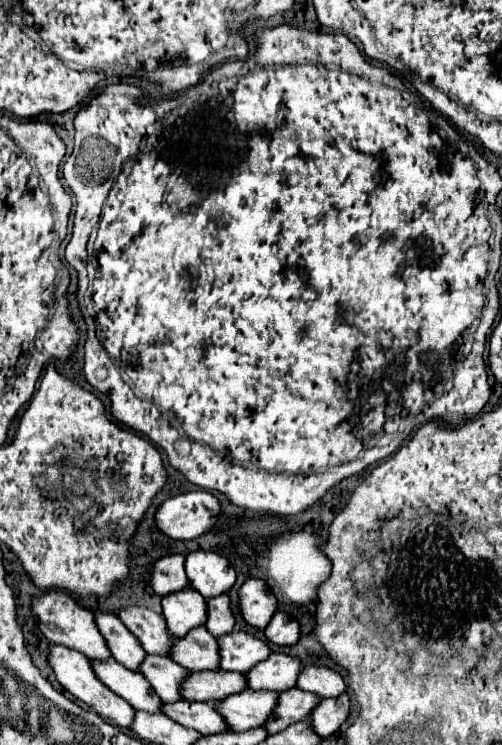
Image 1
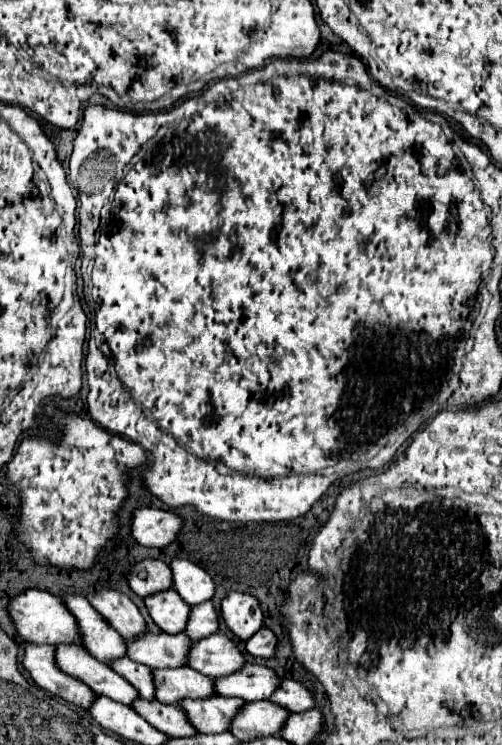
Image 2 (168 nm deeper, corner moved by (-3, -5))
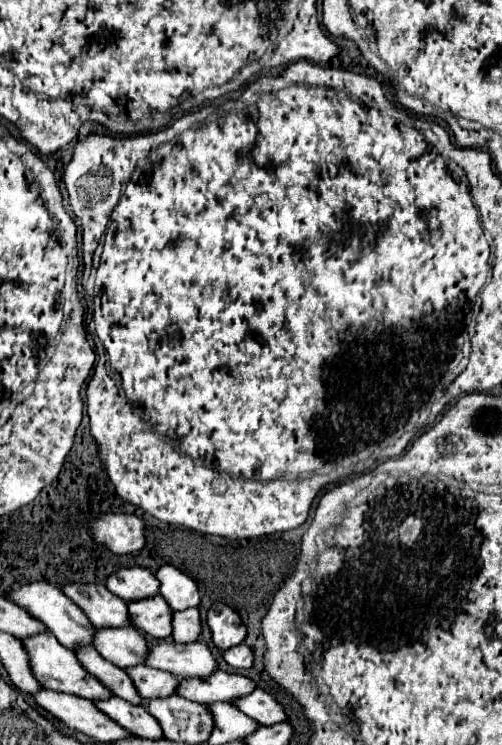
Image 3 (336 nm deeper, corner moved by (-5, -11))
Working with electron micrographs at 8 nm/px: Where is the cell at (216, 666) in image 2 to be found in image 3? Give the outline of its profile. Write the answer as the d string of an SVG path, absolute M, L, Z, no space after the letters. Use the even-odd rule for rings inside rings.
M203 642L153 644L147 652L145 666L171 672L177 678L205 678L217 670L217 660Z

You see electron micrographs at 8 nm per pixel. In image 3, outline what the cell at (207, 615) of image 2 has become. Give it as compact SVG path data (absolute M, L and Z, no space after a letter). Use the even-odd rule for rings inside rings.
M187 608L183 612L173 612L173 640L187 644L195 642L201 636L201 624L199 624L199 610L197 608Z

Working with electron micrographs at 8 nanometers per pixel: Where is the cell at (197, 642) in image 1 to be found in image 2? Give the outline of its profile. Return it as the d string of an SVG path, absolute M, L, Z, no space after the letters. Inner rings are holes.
M143 634L135 642L127 644L127 658L147 664L149 668L175 668L183 666L187 650L191 650L191 638L187 634Z

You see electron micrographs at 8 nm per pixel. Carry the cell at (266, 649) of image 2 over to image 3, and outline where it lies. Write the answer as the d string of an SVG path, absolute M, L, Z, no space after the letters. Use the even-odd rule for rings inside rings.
M237 644L223 652L223 660L231 668L251 668L253 666L253 652L245 644Z

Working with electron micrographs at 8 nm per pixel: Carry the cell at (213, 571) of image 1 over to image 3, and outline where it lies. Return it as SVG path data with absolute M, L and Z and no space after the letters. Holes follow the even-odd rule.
M165 564L155 572L159 580L159 594L165 598L171 610L185 610L191 606L199 606L199 590L197 584L183 574L179 568Z

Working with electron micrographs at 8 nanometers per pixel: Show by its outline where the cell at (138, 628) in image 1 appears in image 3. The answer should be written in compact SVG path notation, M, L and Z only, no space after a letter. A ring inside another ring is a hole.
M69 582L61 584L59 590L65 592L65 596L75 604L79 604L95 628L117 628L131 624L127 604L119 596L111 594L103 584Z

